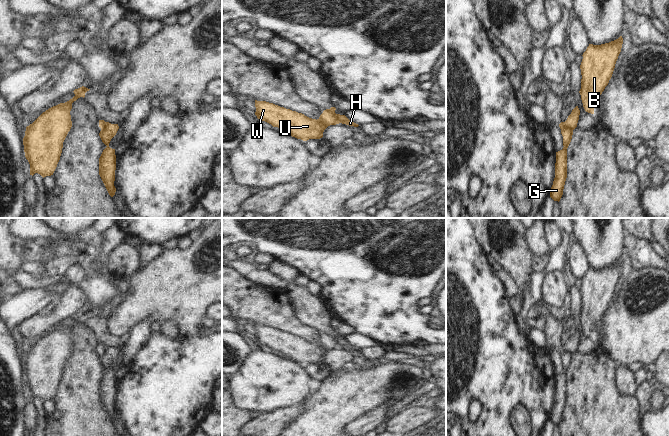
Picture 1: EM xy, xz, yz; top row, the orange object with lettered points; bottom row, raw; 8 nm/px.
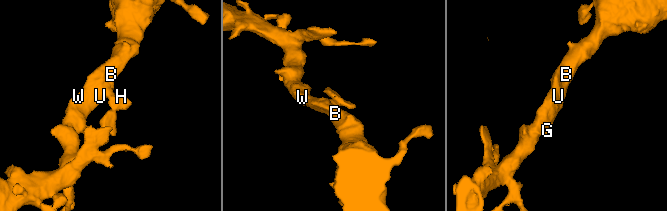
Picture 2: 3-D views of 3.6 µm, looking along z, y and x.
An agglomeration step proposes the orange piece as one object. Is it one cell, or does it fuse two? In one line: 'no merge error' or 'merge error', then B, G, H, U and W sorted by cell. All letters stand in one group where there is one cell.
merge error | B U W / G H

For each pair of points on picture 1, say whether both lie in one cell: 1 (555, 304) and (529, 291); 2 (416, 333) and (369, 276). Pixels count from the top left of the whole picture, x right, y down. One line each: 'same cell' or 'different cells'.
1: different cells
2: same cell

